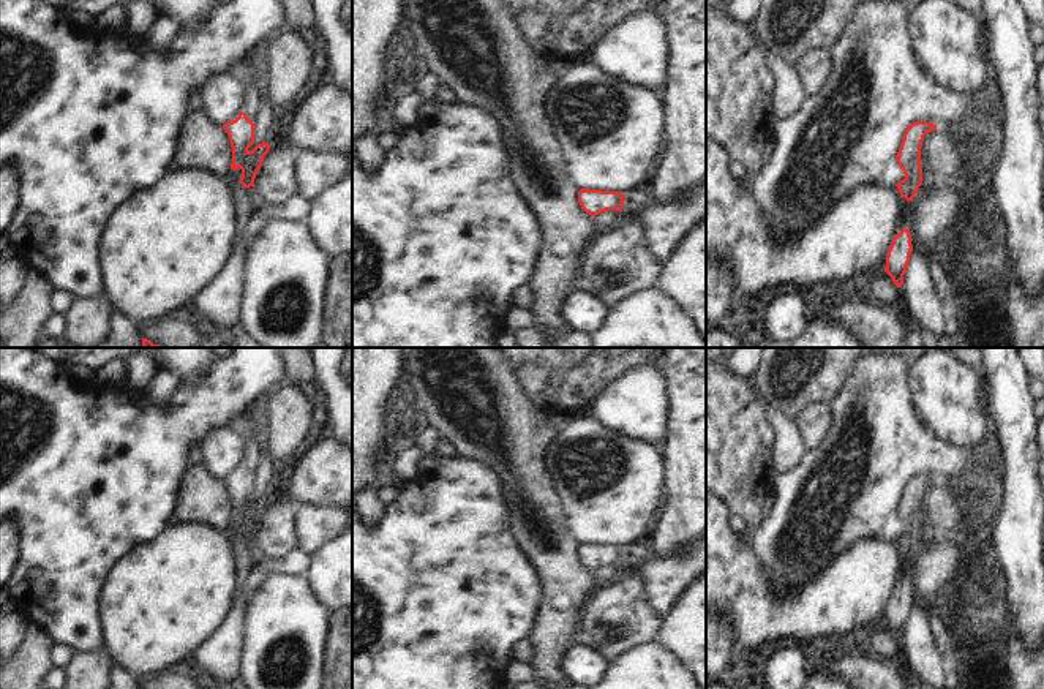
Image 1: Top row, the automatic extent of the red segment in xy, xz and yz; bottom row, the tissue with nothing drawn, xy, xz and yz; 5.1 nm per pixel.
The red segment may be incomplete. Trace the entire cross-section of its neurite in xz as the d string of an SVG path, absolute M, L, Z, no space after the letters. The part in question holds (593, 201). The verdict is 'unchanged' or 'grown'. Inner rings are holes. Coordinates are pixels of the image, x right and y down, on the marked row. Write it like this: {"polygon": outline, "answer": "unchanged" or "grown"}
{"polygon": "M581 188L578 191L578 202L581 209L591 216L603 213L606 210L622 212L624 201L625 194L621 194L618 191L602 191L589 188Z", "answer": "unchanged"}

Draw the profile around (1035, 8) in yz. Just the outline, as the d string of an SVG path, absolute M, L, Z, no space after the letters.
M1020 0L1031 24L1044 28L1044 0Z

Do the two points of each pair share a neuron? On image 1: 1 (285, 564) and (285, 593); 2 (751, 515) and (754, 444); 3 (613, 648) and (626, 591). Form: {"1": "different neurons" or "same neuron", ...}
{"1": "different neurons", "2": "same neuron", "3": "same neuron"}

